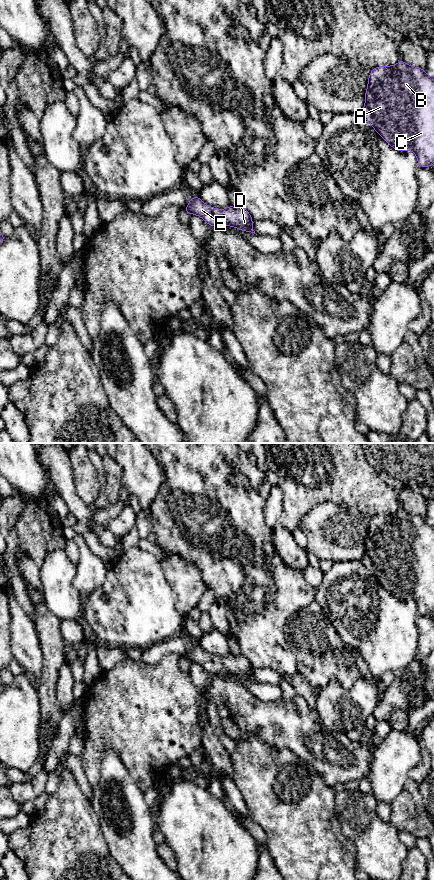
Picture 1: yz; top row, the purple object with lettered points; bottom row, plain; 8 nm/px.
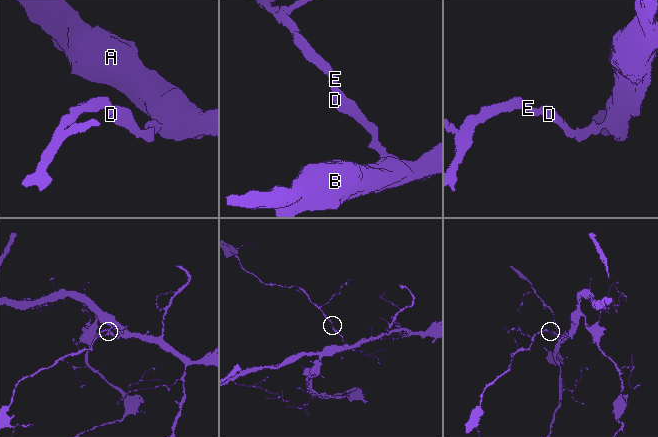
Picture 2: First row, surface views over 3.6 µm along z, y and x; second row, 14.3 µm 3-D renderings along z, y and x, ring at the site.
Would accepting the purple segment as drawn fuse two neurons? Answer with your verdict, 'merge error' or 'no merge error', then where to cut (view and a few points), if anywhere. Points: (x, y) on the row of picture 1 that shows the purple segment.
no merge error; cut none

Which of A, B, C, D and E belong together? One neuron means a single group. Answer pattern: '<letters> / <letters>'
A B C D E

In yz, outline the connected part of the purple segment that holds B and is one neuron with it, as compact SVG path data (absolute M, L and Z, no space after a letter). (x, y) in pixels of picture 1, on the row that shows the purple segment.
M402 59L394 66L380 66L371 69L365 94L365 106L361 114L391 147L402 152L412 150L417 156L419 167L432 167L434 163L434 77L429 77L425 69L409 66Z

